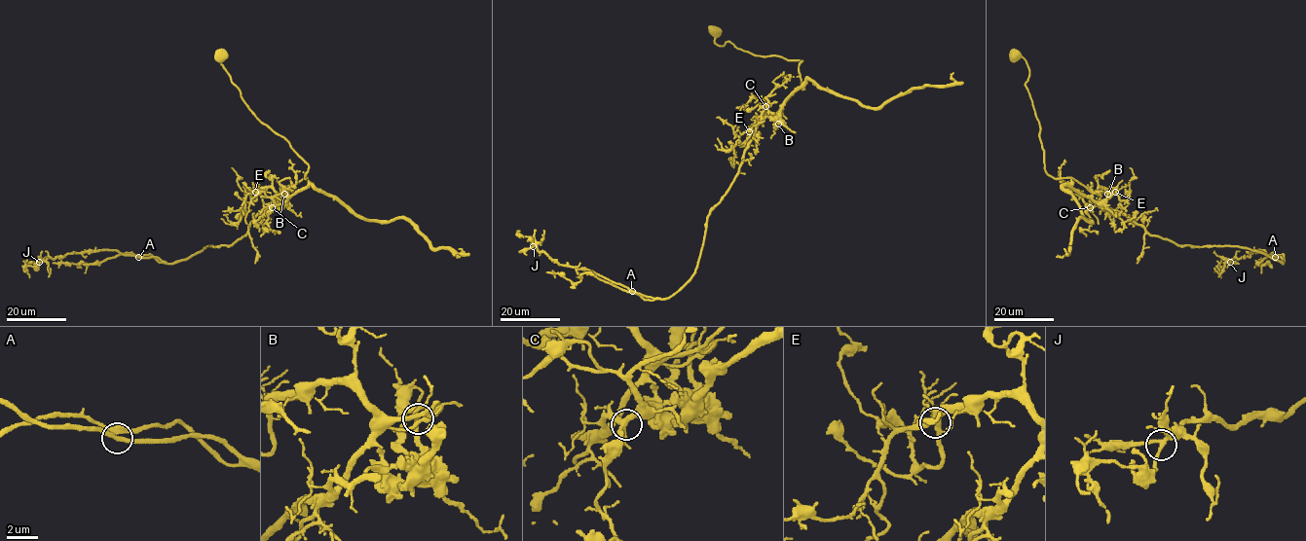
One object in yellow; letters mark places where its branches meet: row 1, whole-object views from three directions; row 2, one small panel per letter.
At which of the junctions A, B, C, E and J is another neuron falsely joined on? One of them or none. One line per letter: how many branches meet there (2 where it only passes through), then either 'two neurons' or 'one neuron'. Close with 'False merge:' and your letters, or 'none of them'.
A: 4 branches meet; one neuron
B: 4 branches meet; two neurons
C: 4 branches meet; one neuron
E: 7 branches meet; one neuron
J: 4 branches meet; one neuron
False merge: B

